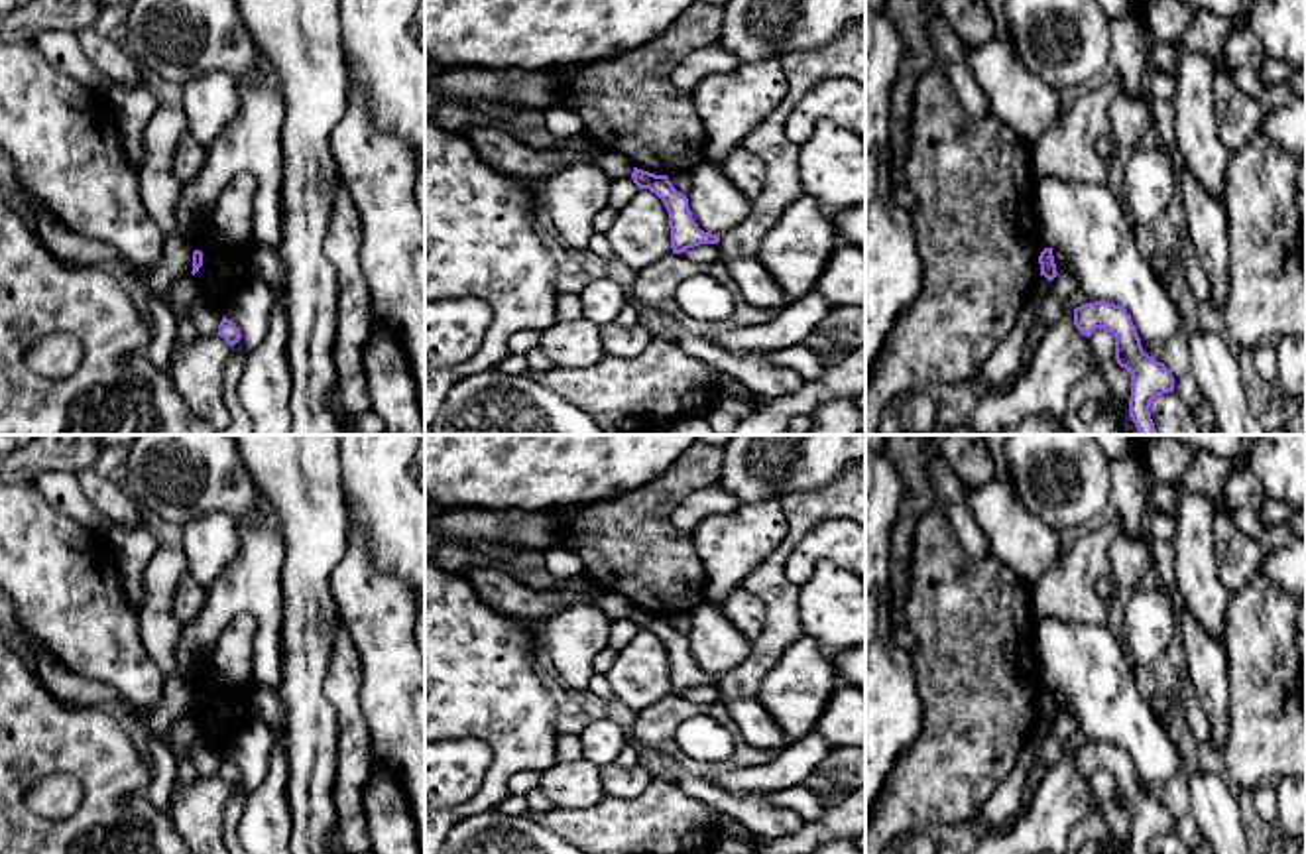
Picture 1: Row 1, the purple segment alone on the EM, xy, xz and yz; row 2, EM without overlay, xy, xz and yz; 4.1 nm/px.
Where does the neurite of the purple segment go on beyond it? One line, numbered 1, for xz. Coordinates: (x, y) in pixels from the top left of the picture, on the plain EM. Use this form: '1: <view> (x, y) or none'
1: none

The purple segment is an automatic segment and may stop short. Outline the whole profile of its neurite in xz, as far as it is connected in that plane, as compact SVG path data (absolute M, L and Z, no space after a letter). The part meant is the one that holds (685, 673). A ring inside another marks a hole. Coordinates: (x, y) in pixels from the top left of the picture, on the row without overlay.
M633 608L631 620L637 626L637 630L649 630L663 641L669 653L673 695L683 695L684 691L700 685L720 683L720 677L698 669L688 649L686 636L679 634L667 616L655 616Z

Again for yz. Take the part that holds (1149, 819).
M1109 742L1084 744L1074 750L1074 765L1088 779L1096 769L1113 775L1115 801L1131 815L1129 854L1151 854L1149 848L1155 838L1174 832L1170 811L1143 791L1125 748Z

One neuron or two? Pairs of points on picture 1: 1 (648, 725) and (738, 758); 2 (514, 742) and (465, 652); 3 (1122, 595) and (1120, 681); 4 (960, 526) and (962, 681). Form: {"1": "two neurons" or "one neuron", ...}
{"1": "one neuron", "2": "one neuron", "3": "two neurons", "4": "two neurons"}

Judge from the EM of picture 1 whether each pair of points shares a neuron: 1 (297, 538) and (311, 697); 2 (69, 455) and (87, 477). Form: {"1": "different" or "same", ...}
{"1": "same", "2": "different"}

